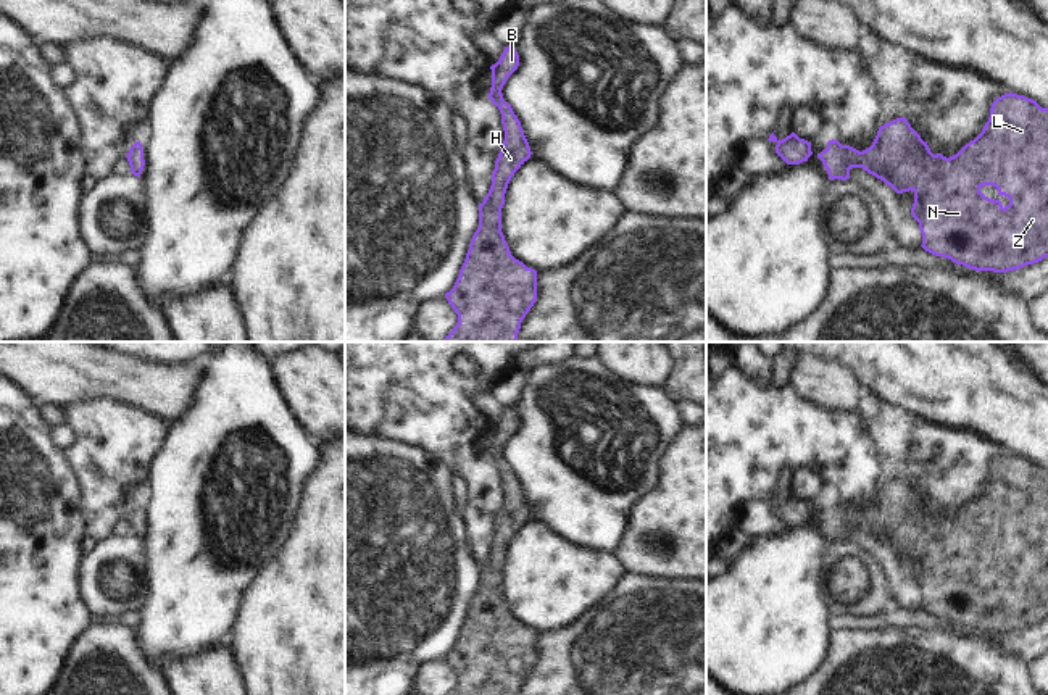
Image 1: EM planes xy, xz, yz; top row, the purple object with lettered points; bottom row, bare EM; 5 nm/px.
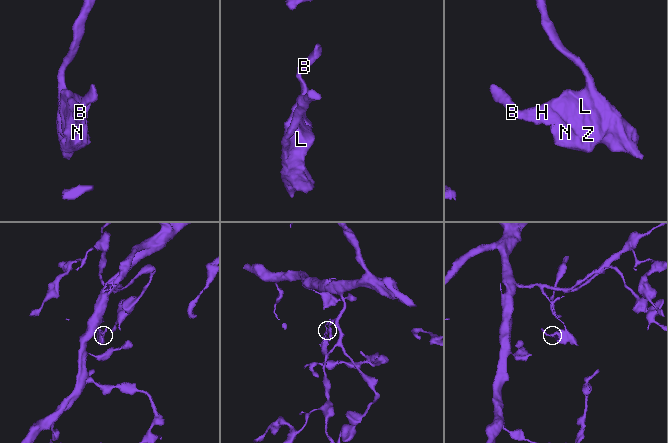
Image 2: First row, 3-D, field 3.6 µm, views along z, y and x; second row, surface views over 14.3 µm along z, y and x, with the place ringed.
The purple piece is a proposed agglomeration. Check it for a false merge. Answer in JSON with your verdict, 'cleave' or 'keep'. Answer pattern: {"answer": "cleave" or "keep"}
{"answer": "keep"}

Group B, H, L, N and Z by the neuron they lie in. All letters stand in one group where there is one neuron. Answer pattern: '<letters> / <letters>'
B H L N Z

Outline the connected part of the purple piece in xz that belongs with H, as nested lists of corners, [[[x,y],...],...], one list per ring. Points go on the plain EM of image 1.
[[[514,406],[505,408],[500,421],[490,427],[492,448],[487,458],[501,474],[505,501],[495,522],[490,551],[479,564],[479,589],[453,650],[445,655],[458,676],[450,695],[518,695],[537,661],[537,632],[511,616],[501,593],[508,545],[532,516],[521,482],[501,455],[518,427]]]

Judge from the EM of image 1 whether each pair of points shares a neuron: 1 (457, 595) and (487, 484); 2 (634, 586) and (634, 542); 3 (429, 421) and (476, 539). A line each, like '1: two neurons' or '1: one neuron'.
1: two neurons
2: two neurons
3: one neuron

